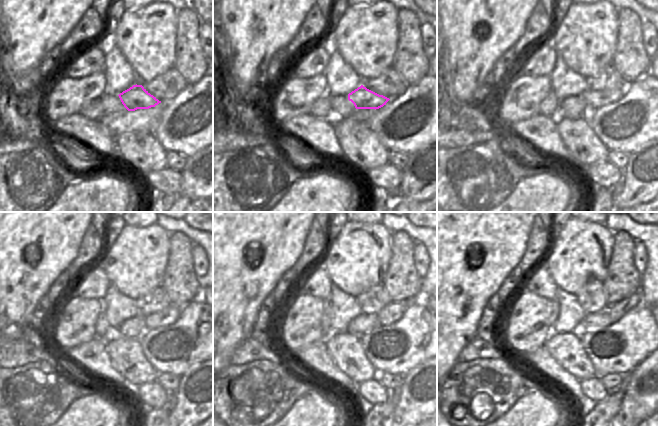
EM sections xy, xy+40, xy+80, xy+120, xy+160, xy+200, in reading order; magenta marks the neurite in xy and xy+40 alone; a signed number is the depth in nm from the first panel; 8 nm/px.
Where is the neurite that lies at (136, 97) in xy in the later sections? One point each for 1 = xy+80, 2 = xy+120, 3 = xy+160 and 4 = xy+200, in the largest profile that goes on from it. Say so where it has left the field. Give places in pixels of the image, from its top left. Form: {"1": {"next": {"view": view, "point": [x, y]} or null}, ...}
{"1": {"next": {"view": "xy+80", "point": [594, 99]}}, "2": {"next": {"view": "xy+120", "point": [168, 316]}}, "3": {"next": {"view": "xy+160", "point": [392, 312]}}, "4": {"next": {"view": "xy+200", "point": [617, 311]}}}

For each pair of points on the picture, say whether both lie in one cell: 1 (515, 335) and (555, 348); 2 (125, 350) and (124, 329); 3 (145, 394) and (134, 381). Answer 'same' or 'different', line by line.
1: different
2: different
3: different

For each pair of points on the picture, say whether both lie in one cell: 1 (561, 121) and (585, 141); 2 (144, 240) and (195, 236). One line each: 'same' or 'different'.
1: same
2: different

